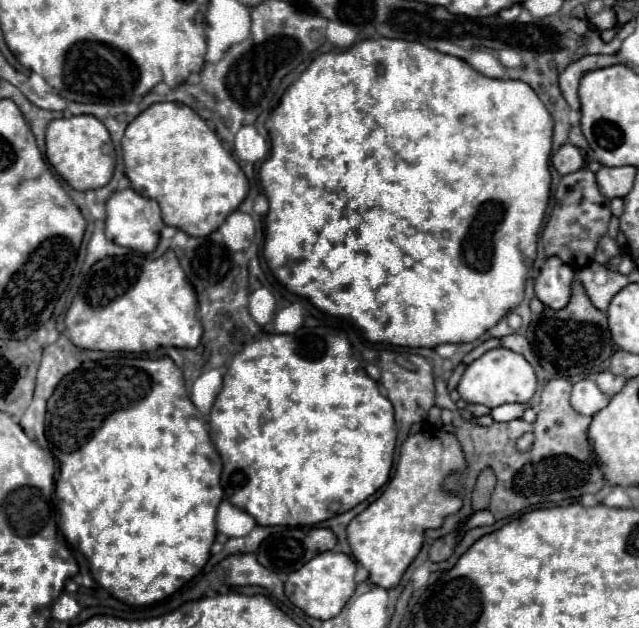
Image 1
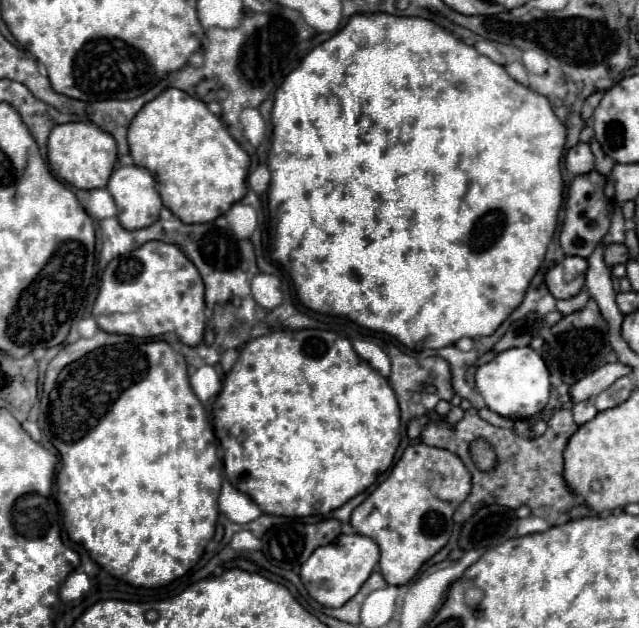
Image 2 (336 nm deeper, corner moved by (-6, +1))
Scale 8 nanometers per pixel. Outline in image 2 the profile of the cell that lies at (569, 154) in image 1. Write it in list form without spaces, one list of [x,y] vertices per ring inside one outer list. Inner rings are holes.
[[[578,143],[572,149],[568,149],[564,163],[566,163],[566,169],[574,175],[590,173],[594,169],[594,155],[590,151],[590,145],[588,143]]]

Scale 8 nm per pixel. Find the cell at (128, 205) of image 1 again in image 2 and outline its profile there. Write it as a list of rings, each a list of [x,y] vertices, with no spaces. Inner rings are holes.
[[[136,165],[118,167],[106,189],[116,201],[118,221],[124,229],[136,231],[158,221],[162,201],[156,189],[156,179],[148,169]]]

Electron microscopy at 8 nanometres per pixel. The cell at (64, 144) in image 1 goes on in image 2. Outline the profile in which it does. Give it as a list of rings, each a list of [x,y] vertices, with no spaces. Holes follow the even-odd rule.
[[[74,121],[74,123],[56,125],[50,131],[48,163],[58,179],[74,185],[76,189],[106,187],[106,181],[110,179],[110,173],[114,171],[116,165],[116,141],[114,137],[110,137],[110,133],[102,131],[94,123]]]

